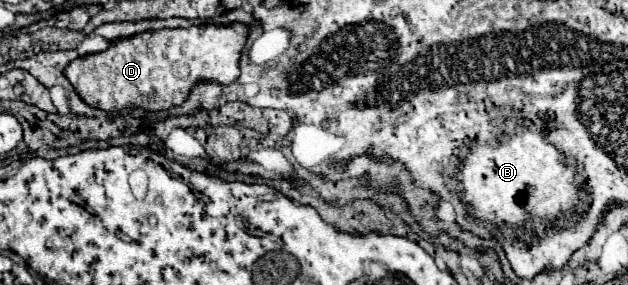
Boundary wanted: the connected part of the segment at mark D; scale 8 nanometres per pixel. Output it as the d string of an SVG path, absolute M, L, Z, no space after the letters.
M242 24L148 30L130 38L114 40L102 52L72 60L64 68L64 76L86 104L104 112L116 112L122 108L164 112L172 106L182 106L192 88L200 82L234 82L240 76L238 60L246 44L246 36L248 30Z

